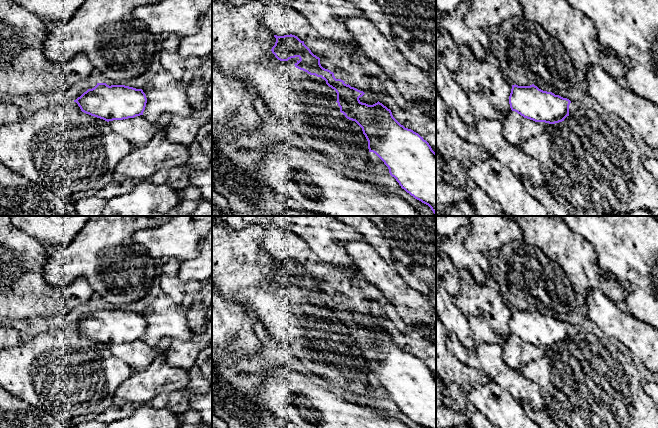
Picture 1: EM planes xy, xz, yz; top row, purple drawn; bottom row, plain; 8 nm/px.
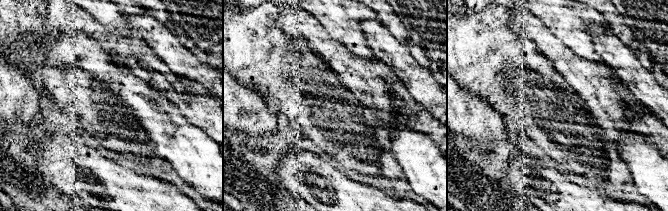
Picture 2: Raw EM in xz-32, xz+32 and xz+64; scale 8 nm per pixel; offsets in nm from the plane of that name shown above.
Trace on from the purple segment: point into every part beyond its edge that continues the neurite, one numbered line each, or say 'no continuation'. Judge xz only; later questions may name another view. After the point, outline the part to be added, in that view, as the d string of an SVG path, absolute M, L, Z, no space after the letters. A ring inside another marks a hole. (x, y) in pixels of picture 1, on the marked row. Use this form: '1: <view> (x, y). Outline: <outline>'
no continuation

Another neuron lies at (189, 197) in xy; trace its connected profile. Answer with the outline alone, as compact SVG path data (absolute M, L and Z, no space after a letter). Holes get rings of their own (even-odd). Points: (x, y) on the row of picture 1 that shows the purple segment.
M191 184L178 190L178 195L178 204L169 211L170 216L188 216L203 200L200 189Z

